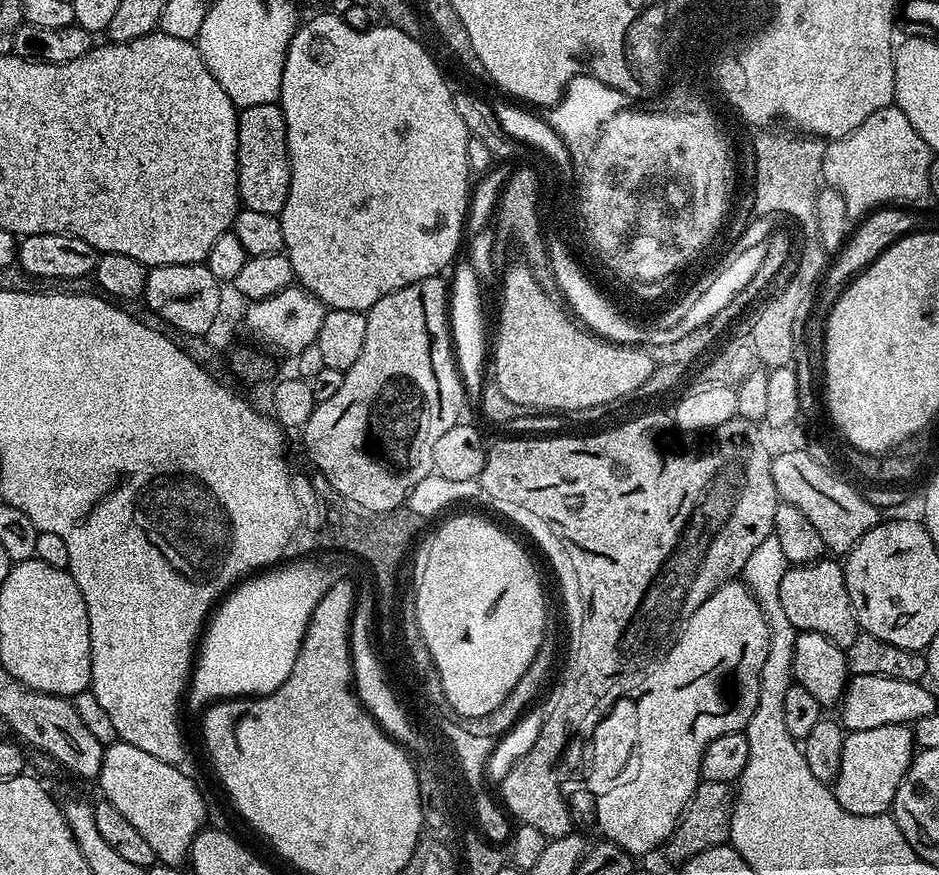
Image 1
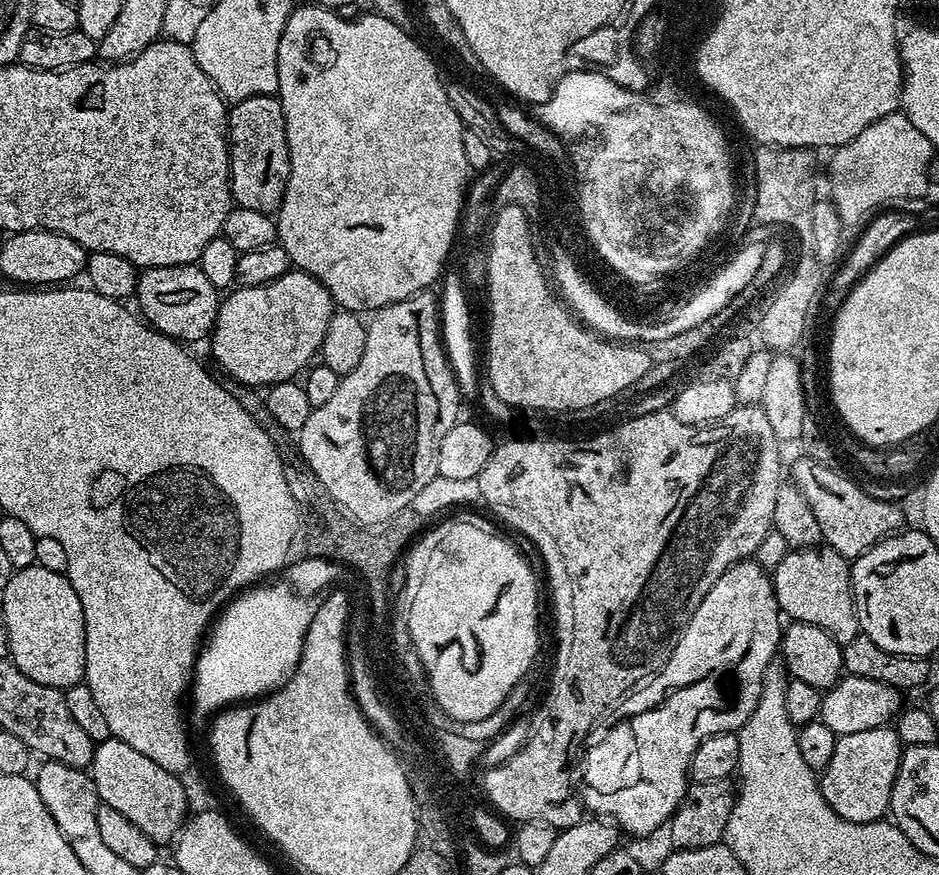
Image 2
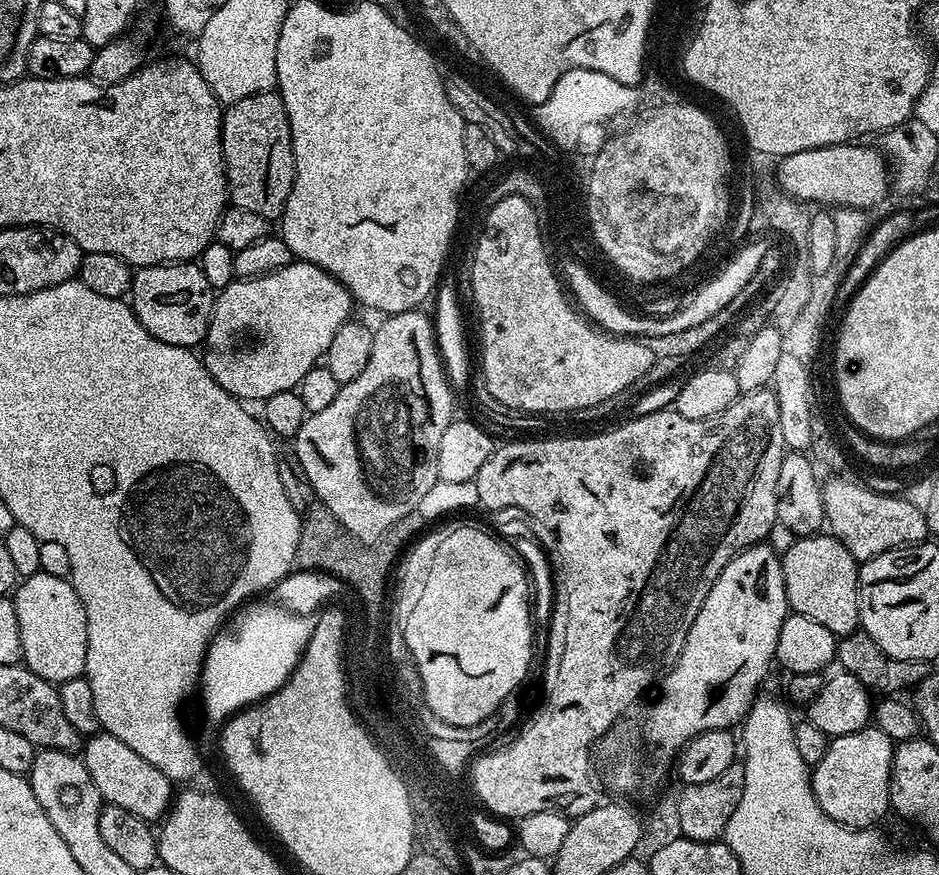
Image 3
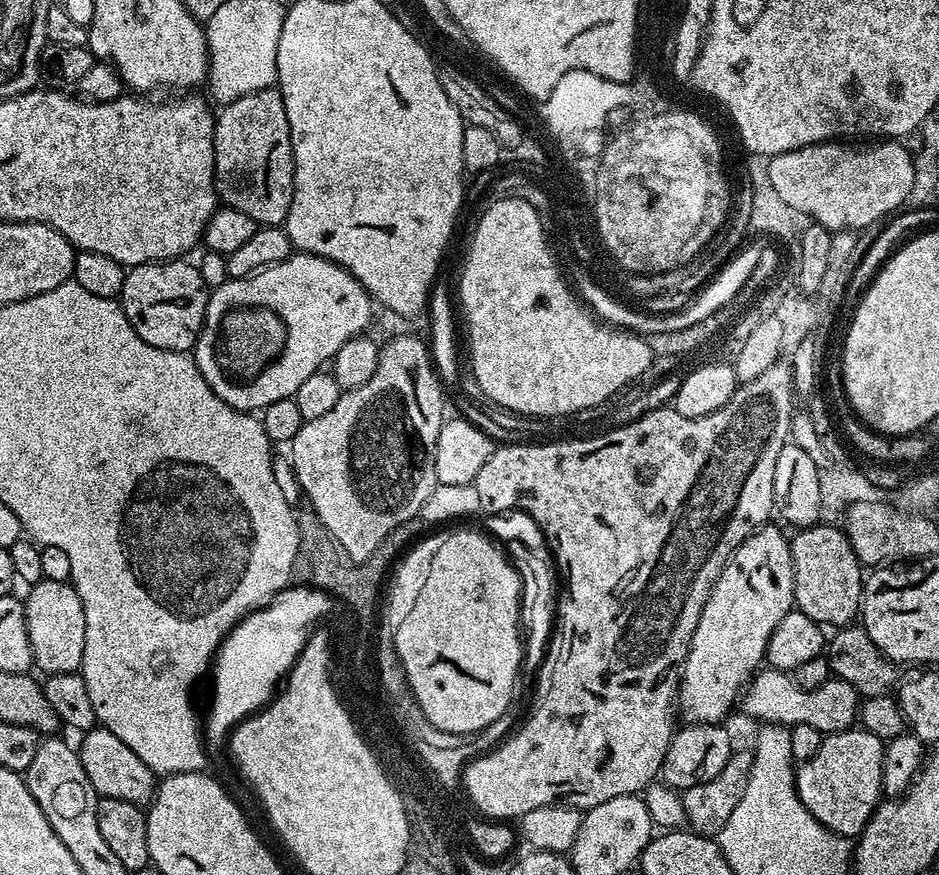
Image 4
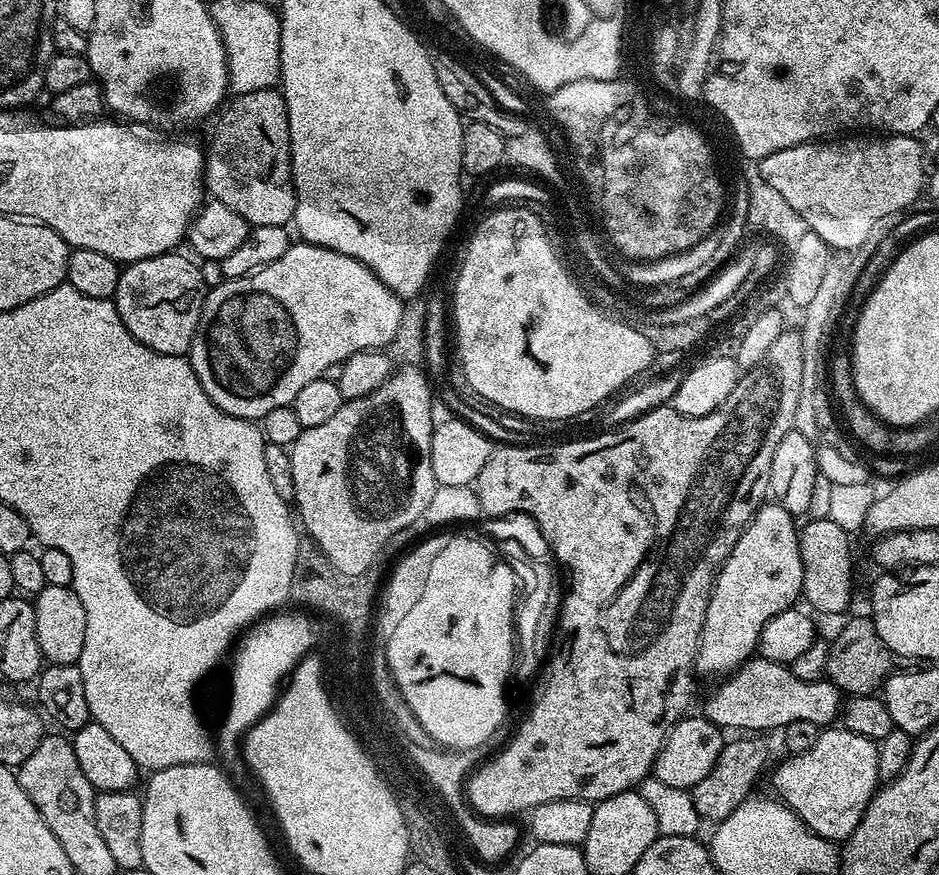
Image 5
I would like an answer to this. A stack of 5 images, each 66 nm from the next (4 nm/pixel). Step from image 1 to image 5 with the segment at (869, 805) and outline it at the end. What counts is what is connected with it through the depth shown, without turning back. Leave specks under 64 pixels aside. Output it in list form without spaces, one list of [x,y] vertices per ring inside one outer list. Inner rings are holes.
[[[828,726],[821,731],[818,742],[814,742],[810,750],[797,756],[789,755],[784,759],[788,760],[782,761],[776,769],[775,767],[771,769],[771,772],[773,771],[771,791],[780,792],[776,793],[779,799],[787,804],[788,809],[814,834],[833,842],[847,840],[854,826],[858,826],[866,806],[875,796],[877,787],[881,783],[878,774],[877,741],[862,738],[862,734],[854,734],[842,726]]]

